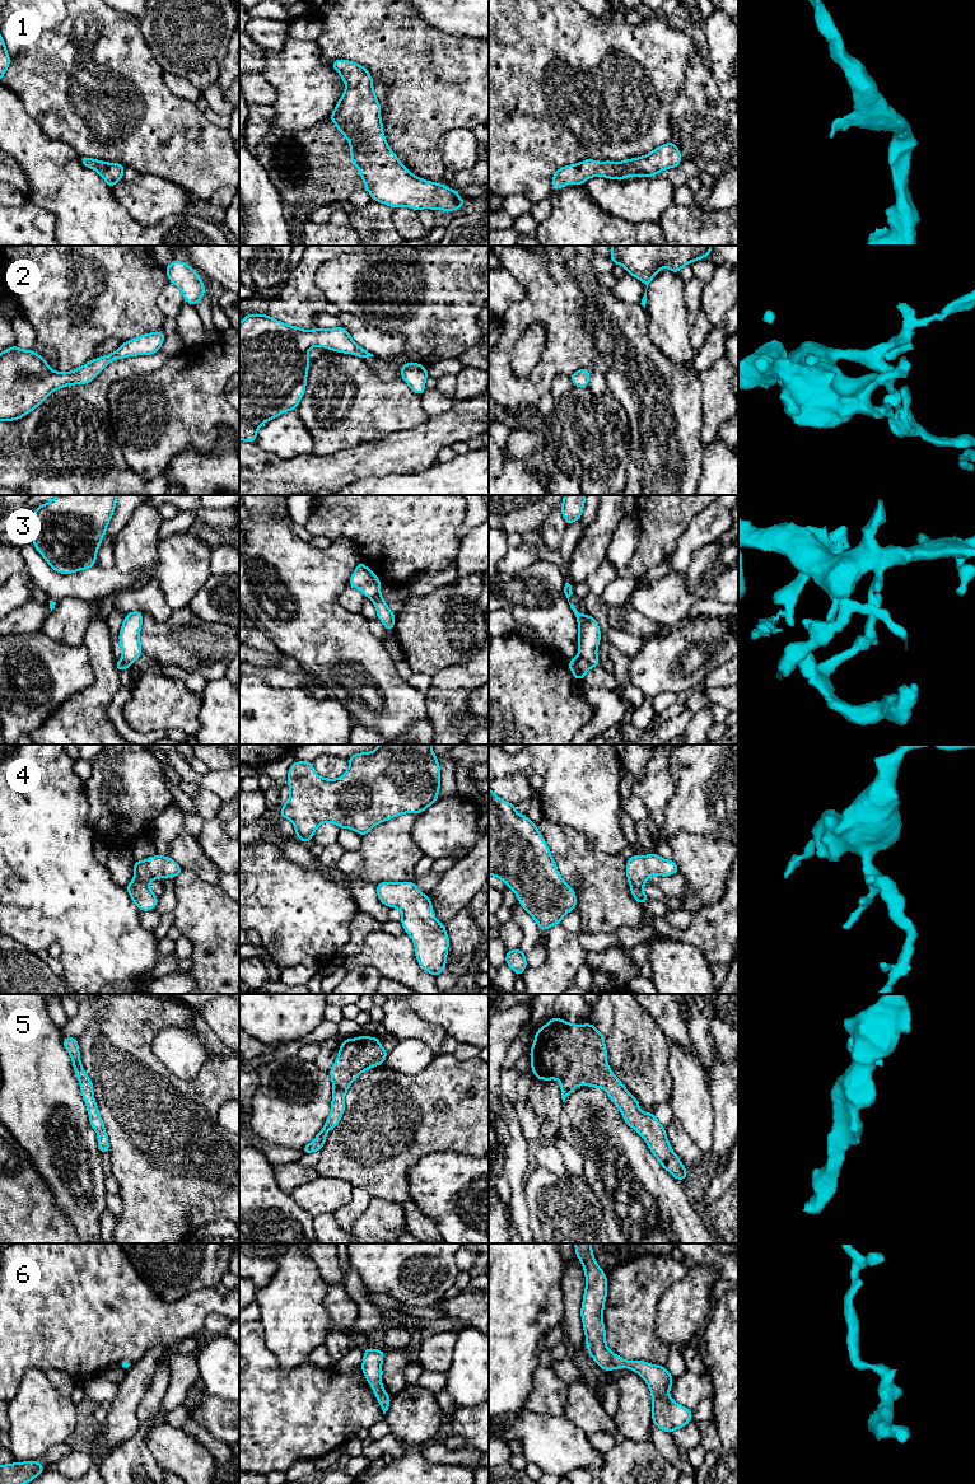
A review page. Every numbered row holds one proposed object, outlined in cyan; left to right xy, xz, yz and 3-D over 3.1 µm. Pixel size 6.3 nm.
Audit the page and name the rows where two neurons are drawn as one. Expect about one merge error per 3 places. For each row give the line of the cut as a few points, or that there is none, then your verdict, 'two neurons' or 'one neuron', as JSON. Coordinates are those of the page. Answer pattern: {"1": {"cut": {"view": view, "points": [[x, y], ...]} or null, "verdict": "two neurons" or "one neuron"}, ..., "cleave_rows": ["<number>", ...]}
{"1": {"cut": null, "verdict": "one neuron"}, "2": {"cut": null, "verdict": "one neuron"}, "3": {"cut": {"view": "yz", "points": [[579, 653], [591, 666]]}, "verdict": "two neurons"}, "4": {"cut": null, "verdict": "one neuron"}, "5": {"cut": null, "verdict": "one neuron"}, "6": {"cut": null, "verdict": "one neuron"}, "cleave_rows": ["3"]}

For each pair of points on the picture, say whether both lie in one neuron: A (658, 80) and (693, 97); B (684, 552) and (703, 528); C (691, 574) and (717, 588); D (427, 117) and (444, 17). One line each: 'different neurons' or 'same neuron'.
A: different neurons
B: same neuron
C: same neuron
D: different neurons

